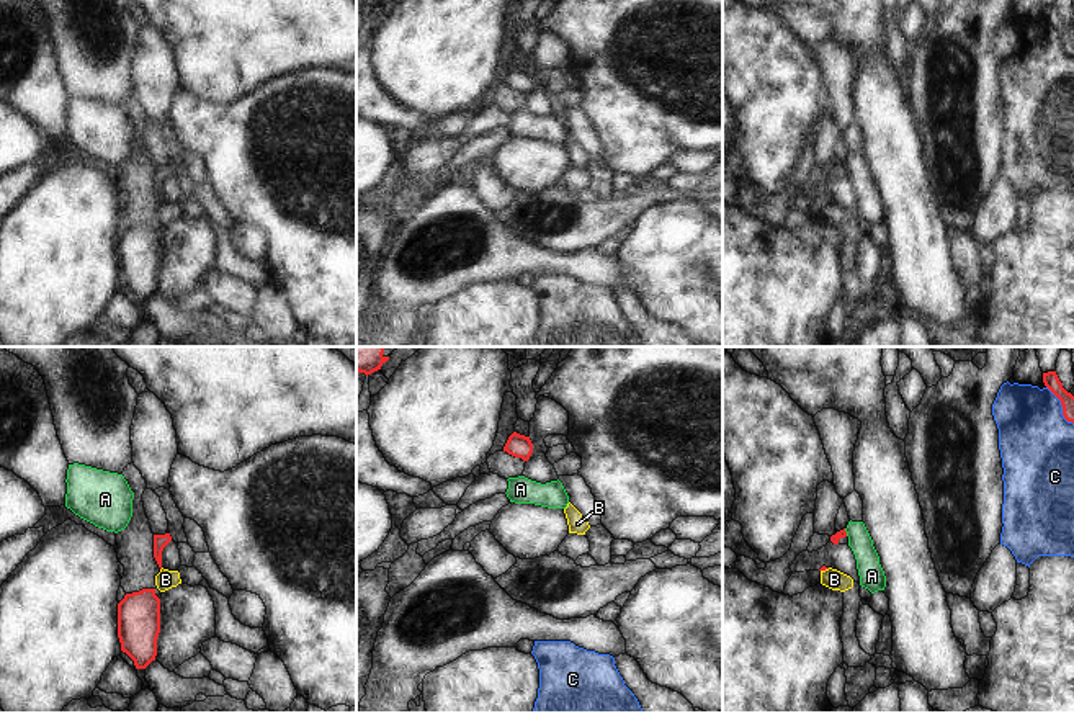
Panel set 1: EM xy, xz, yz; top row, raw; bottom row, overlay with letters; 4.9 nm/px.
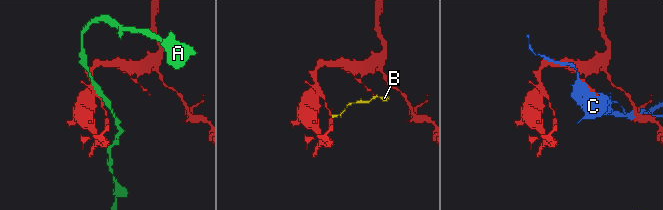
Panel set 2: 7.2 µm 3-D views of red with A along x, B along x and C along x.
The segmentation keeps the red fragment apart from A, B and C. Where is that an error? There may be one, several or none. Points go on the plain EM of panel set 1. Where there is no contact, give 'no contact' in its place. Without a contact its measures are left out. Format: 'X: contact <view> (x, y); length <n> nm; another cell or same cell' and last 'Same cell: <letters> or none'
A: contact yz (845, 165); length 40 nm; another cell
B: contact yz (824, 203); length 50 nm; another cell
C: contact yz (1061, 38); length 240 nm; another cell
Same cell: none

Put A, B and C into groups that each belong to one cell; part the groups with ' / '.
A / B / C

